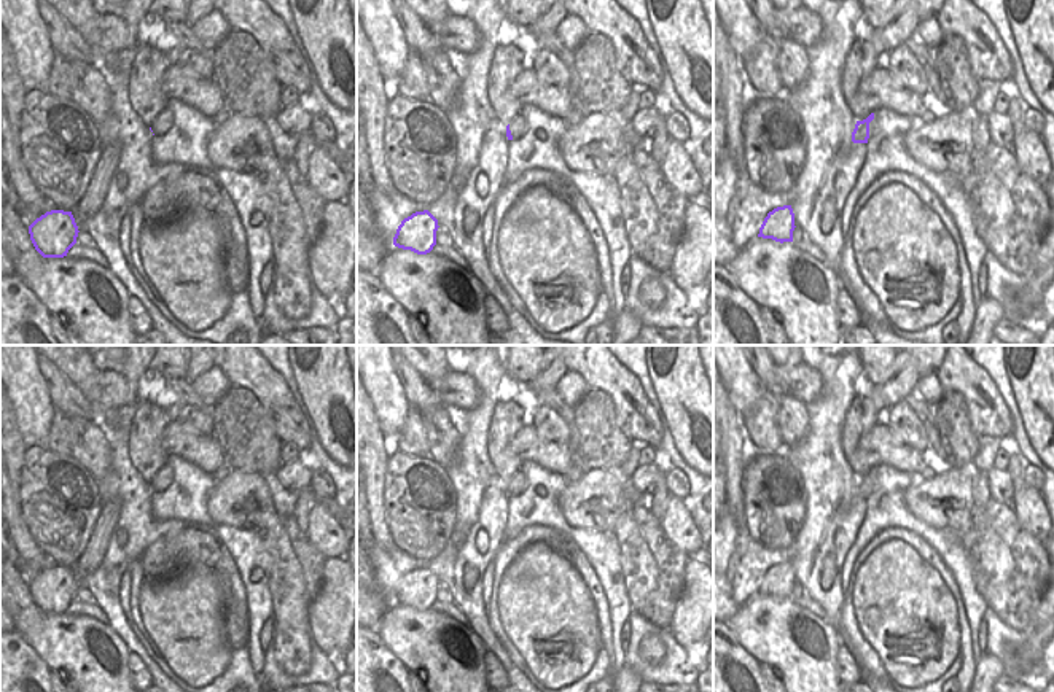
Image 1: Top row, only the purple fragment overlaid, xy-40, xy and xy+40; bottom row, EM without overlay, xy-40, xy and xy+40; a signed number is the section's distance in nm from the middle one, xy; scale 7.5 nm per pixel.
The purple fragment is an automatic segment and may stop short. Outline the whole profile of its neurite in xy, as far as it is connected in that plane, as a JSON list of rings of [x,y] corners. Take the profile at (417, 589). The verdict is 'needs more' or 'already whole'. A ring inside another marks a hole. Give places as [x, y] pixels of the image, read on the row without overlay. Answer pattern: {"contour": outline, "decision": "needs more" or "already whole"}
{"contour": [[[428,566],[416,568],[401,577],[393,601],[417,611],[427,611],[436,601],[438,584],[438,576]]], "decision": "already whole"}

